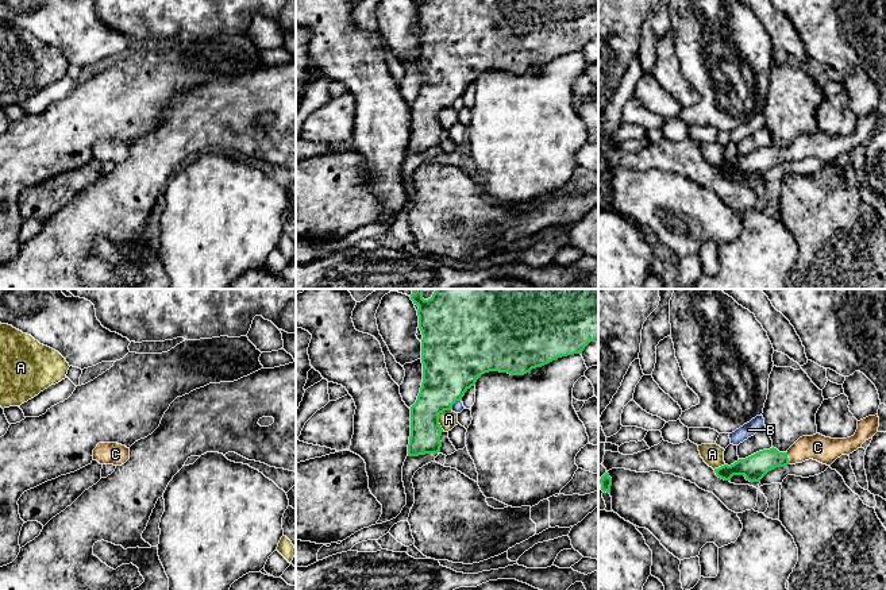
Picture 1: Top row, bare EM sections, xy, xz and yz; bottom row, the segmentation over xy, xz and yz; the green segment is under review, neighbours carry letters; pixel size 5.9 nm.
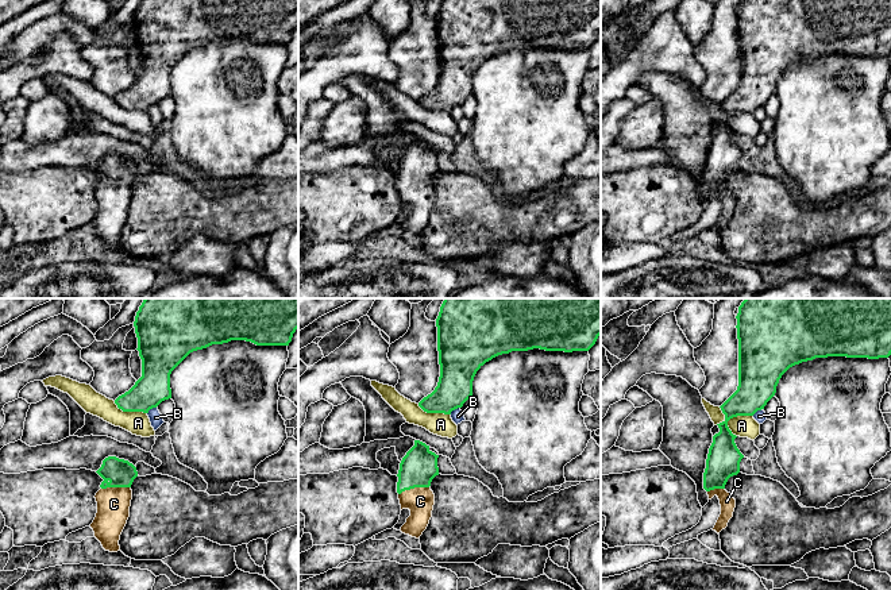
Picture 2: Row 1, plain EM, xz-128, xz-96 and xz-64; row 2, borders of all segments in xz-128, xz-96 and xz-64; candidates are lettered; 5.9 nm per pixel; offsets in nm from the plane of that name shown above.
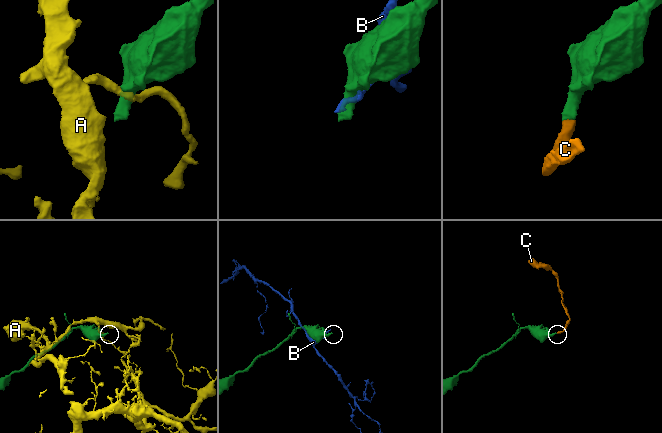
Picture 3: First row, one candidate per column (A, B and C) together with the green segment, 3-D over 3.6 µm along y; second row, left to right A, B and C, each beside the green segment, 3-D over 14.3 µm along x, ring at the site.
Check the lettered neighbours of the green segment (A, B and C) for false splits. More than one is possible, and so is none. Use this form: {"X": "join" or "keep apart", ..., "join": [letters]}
{"A": "keep apart", "B": "keep apart", "C": "join", "join": ["C"]}

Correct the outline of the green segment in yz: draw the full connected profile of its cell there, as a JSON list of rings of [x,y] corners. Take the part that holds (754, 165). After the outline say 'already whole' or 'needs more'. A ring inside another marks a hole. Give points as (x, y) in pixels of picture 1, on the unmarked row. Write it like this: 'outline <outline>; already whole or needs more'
outline [[[878,112],[868,113],[858,119],[858,127],[851,135],[831,136],[820,131],[802,134],[786,150],[779,150],[773,144],[746,157],[739,157],[731,163],[724,162],[714,166],[714,170],[724,178],[731,178],[733,173],[744,173],[750,180],[760,180],[768,169],[777,165],[802,161],[809,157],[831,163],[841,153],[850,153],[860,146],[866,138],[878,130],[878,124]]]; needs more

